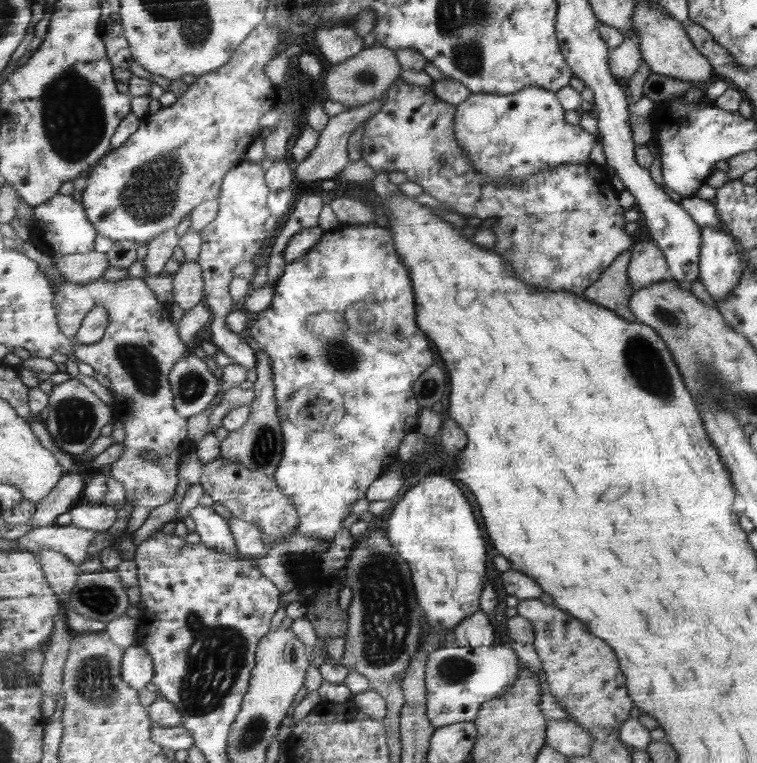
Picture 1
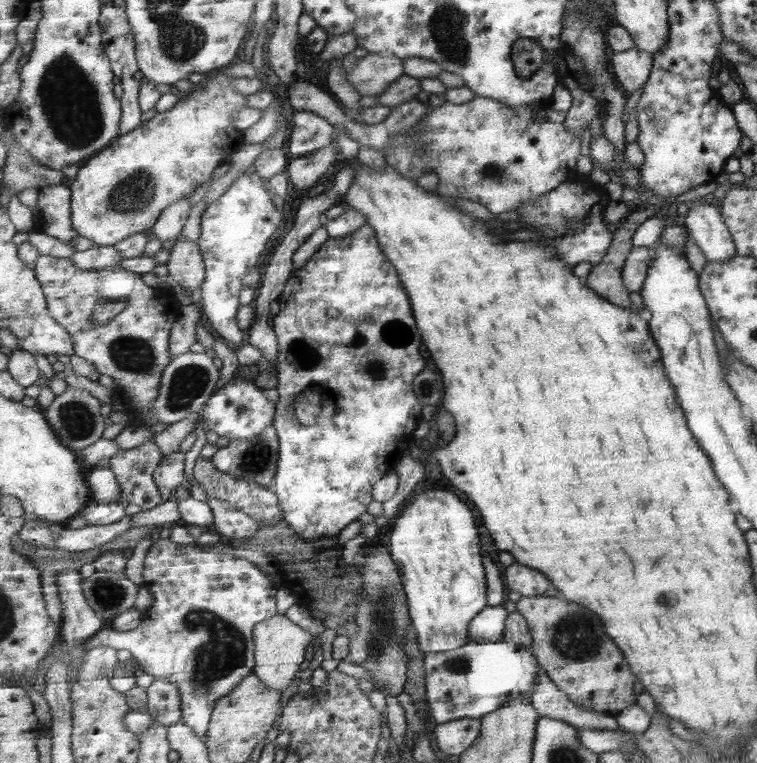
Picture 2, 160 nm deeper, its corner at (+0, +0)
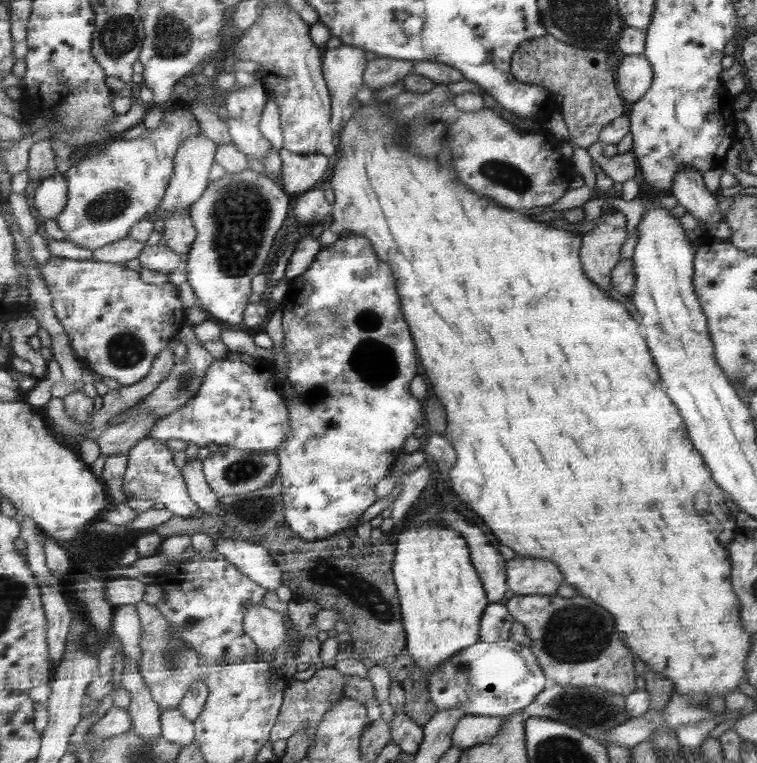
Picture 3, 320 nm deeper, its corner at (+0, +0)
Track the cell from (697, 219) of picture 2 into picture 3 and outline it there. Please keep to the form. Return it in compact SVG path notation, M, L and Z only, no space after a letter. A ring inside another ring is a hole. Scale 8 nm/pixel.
M681 167L672 178L671 195L678 200L678 209L691 213L706 233L708 227L722 220L716 207L716 195L703 185L701 173L693 167Z

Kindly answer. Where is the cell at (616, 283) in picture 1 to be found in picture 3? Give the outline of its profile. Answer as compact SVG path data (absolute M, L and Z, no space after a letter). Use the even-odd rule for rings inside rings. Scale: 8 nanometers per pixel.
M617 211L602 214L594 229L582 235L580 252L585 273L603 290L612 287L612 272L620 264L621 251L628 241L627 218Z

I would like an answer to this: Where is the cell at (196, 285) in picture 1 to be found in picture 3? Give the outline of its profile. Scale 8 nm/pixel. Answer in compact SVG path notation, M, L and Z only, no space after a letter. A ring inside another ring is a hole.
M190 209L184 213L173 213L165 220L163 238L166 245L171 247L183 260L188 259L197 229L190 215Z

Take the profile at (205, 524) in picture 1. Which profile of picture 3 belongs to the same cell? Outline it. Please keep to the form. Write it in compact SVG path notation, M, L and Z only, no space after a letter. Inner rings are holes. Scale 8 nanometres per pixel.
M153 437L144 438L135 444L127 454L127 467L122 489L127 500L151 500L153 503L162 503L164 509L171 511L174 517L197 518L203 512L191 499L188 483L185 481L182 470L175 466L173 454L168 443Z

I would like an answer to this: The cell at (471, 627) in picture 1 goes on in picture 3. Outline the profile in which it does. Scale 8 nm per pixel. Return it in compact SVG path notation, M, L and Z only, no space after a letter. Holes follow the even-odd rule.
M491 603L482 618L480 641L493 644L511 639L515 623L506 605Z

